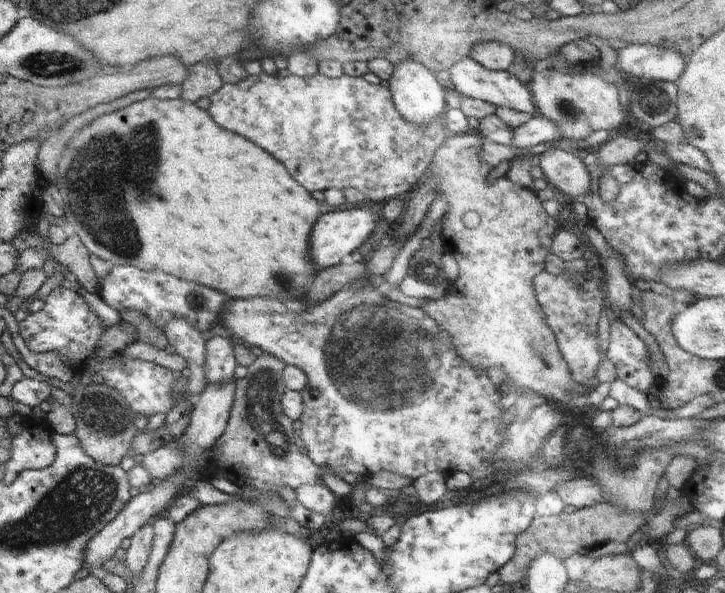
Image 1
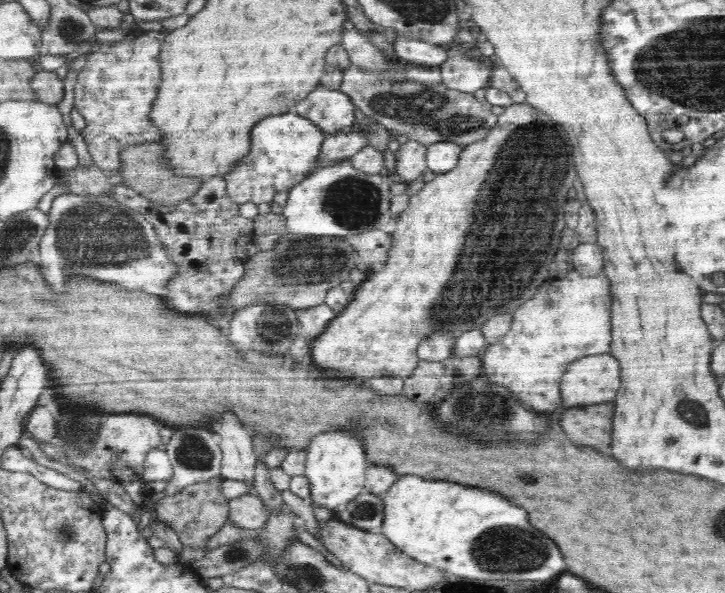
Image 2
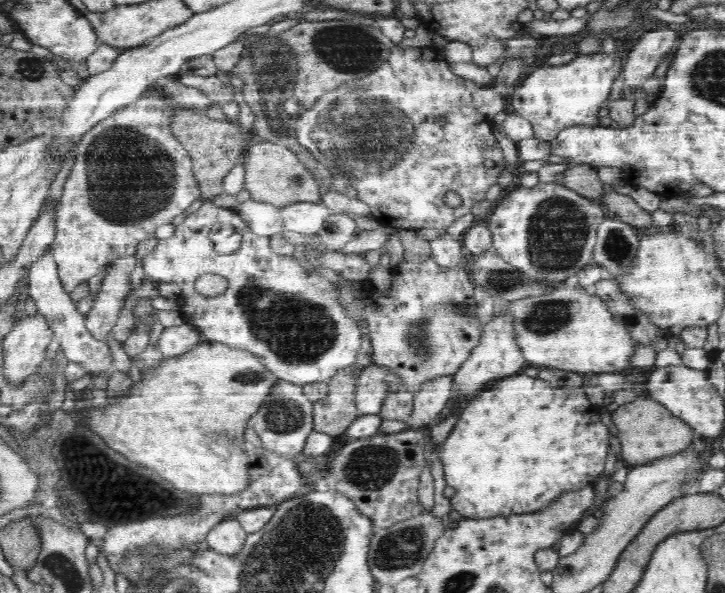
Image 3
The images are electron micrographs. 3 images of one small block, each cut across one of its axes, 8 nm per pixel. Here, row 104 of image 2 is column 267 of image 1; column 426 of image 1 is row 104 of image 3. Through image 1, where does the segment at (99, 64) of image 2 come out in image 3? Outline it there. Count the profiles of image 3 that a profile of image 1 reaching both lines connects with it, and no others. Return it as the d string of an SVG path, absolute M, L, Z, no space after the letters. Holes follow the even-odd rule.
M150 88L136 102L119 108L95 124L77 144L74 167L66 178L62 197L55 203L56 233L50 246L59 279L68 294L116 259L134 255L142 240L154 239L159 226L171 224L176 216L201 199L198 182L192 173L192 159L170 130L170 118L177 110L172 99Z

